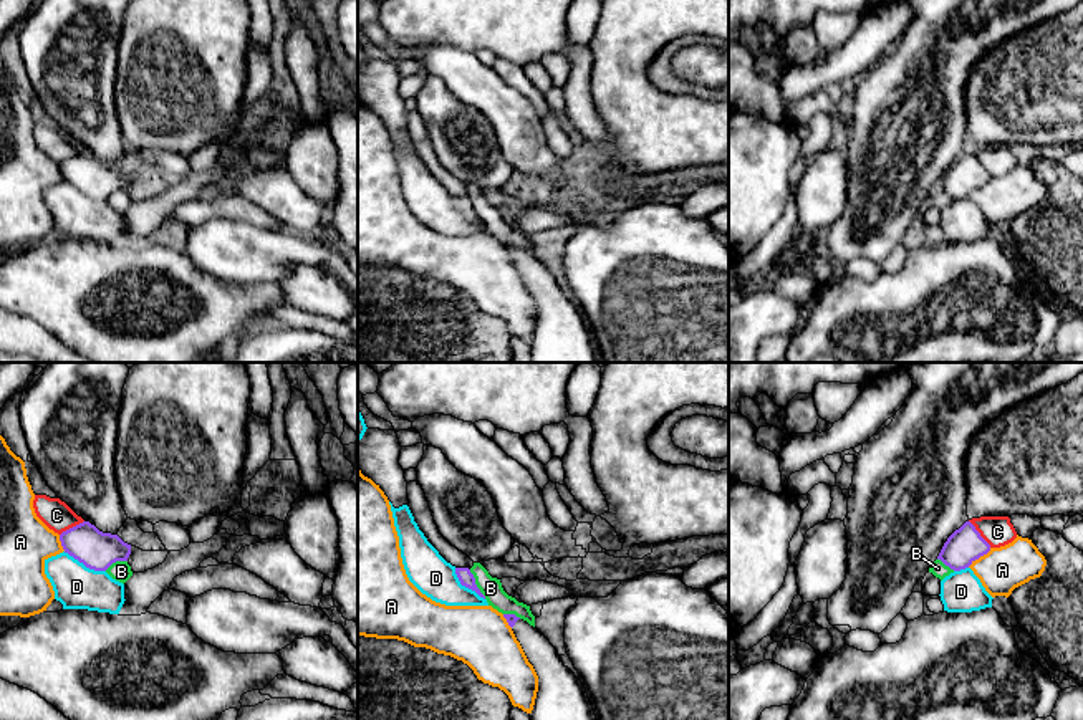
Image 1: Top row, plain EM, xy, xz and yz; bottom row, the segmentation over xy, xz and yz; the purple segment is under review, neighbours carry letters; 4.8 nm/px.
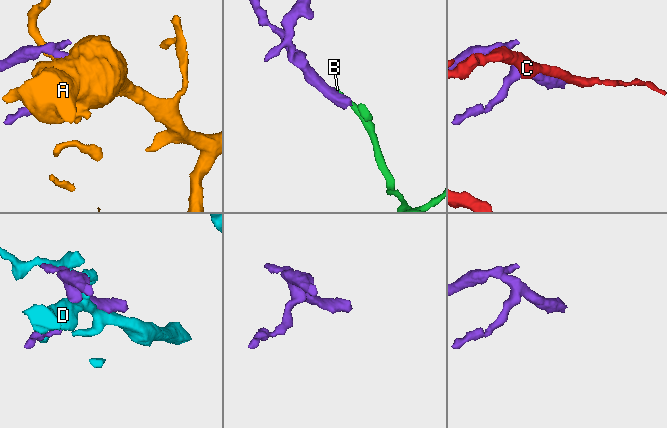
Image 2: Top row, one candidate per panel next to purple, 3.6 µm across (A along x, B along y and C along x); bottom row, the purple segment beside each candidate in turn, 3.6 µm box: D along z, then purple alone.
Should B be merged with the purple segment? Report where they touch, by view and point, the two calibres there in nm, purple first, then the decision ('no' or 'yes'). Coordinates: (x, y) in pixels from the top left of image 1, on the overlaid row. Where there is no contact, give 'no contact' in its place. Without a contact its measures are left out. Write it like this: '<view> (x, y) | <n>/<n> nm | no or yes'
xz (476, 585) | 70/100 nm | no

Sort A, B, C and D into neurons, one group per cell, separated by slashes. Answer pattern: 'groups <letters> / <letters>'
groups A / B / C / D

